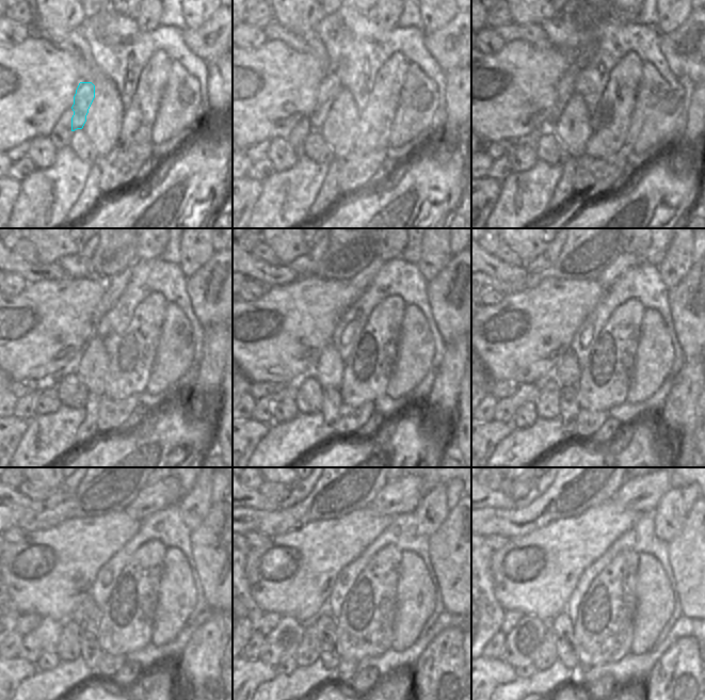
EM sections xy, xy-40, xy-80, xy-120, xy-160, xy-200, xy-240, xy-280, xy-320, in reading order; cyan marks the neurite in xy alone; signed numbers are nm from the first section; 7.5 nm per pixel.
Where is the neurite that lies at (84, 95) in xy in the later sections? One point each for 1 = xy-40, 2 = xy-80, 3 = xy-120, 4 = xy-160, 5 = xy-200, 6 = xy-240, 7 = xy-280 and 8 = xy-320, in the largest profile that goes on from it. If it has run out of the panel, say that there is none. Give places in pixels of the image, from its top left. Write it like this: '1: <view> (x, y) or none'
1: xy-40 (330, 85)
2: xy-80 (566, 84)
3: xy-120 (114, 287)
4: xy-160 (362, 280)
5: xy-200 (624, 261)
6: xy-240 (150, 498)
7: xy-280 (402, 495)
8: xy-320 (642, 494)

